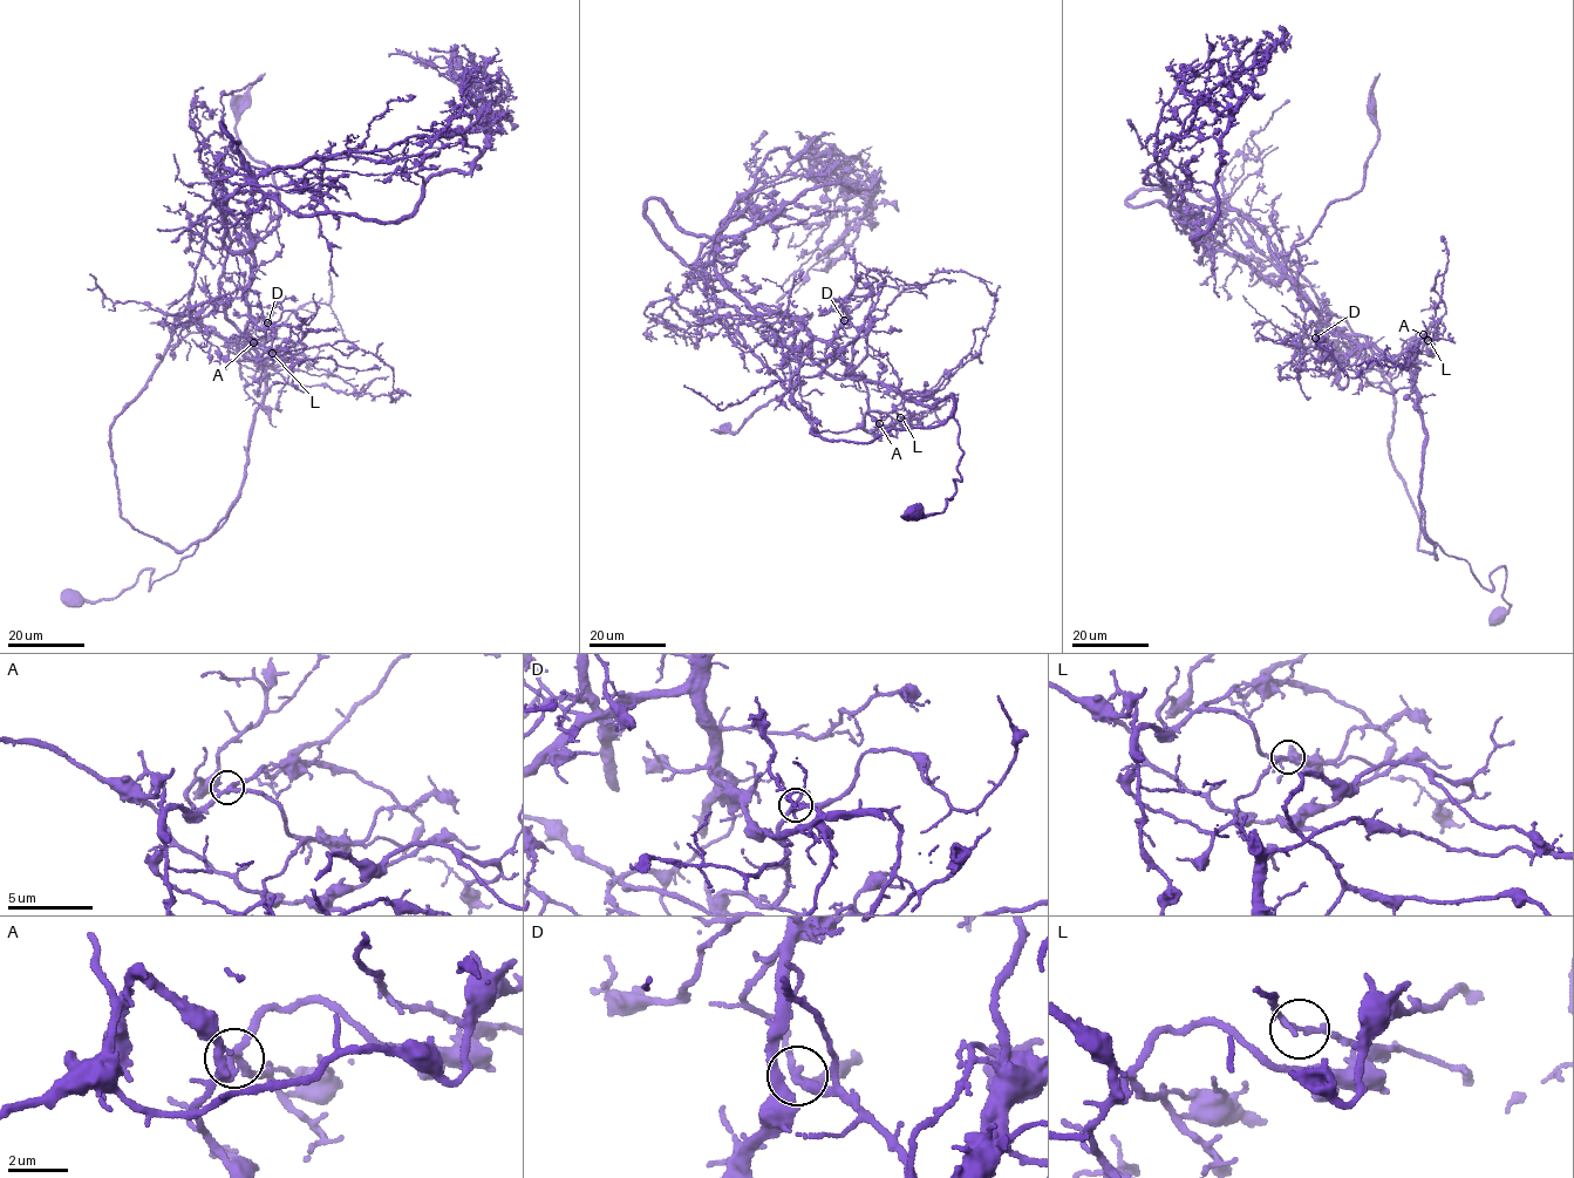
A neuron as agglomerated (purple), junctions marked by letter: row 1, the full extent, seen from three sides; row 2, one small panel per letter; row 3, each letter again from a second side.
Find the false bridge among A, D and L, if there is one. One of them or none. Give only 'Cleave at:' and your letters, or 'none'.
Cleave at: L

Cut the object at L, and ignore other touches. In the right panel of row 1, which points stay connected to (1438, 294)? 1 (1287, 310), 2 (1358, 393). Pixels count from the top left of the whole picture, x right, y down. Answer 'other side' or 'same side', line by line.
1: other side
2: same side

